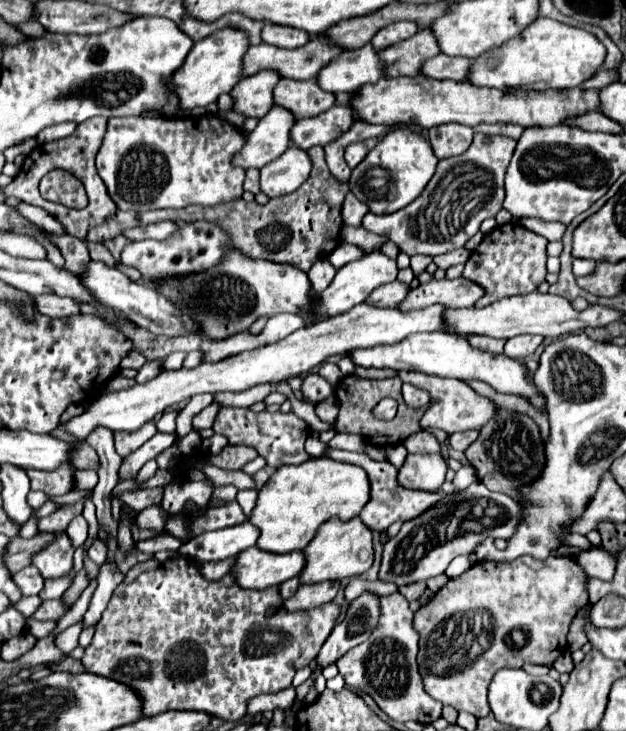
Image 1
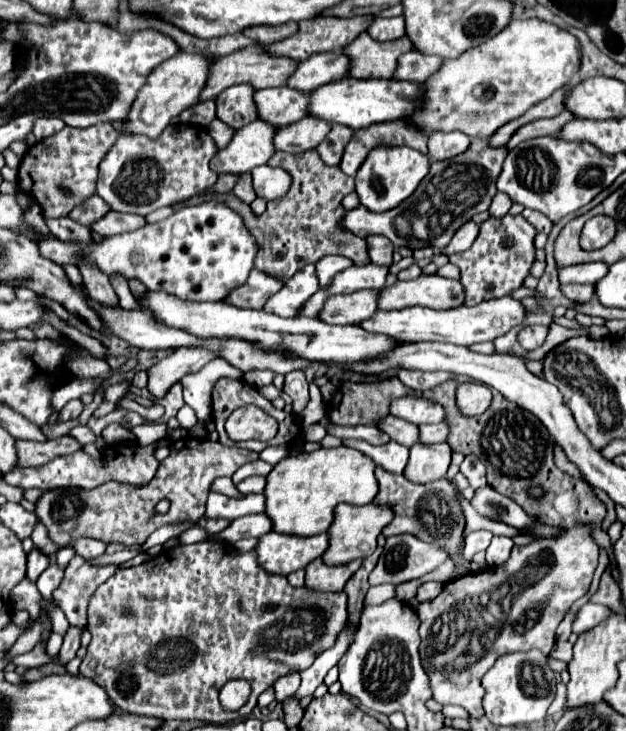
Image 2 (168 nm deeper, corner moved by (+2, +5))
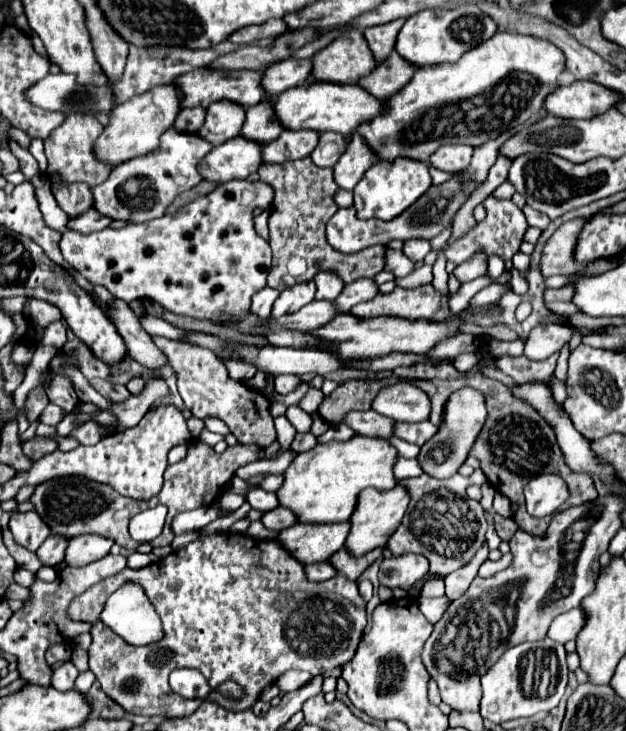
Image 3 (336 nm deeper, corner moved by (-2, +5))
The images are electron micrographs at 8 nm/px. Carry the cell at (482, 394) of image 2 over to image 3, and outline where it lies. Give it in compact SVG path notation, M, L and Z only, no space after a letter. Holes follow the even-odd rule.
M463 387L463 389L455 391L445 405L443 425L439 427L437 435L433 435L421 447L421 451L417 455L417 461L419 461L421 469L427 475L439 477L439 479L447 479L447 477L455 475L457 469L461 467L461 463L467 459L467 455L471 451L471 445L475 443L485 419L487 419L487 407L485 407L485 399L483 399L481 391L475 391L473 387Z

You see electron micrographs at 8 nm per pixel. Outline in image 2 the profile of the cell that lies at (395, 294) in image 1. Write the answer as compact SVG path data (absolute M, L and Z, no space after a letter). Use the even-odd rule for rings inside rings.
M357 291L357 293L351 293L351 295L331 295L323 303L319 319L323 323L329 323L329 325L355 325L363 319L369 319L377 311L377 303L375 303L377 295L379 295L379 291Z

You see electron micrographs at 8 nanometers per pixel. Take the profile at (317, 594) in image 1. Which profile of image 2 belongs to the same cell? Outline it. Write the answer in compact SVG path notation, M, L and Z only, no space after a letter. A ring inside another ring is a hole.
M315 559L311 565L305 567L307 571L307 587L315 587L317 591L343 591L349 577L359 569L361 559L329 567L323 563L323 559Z

